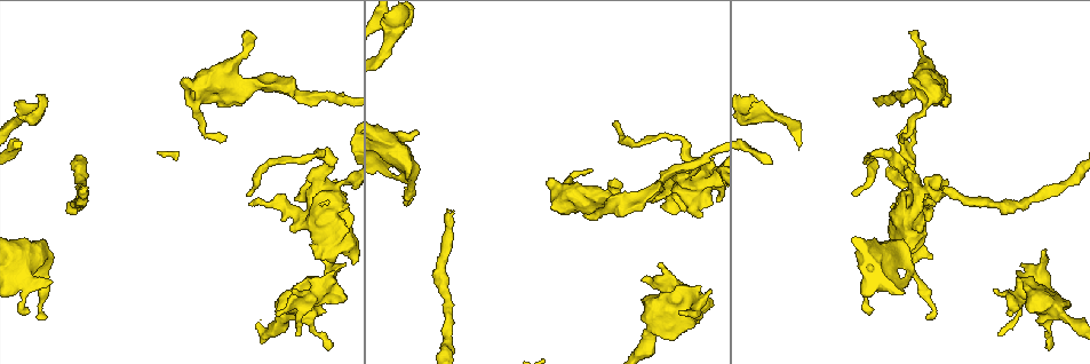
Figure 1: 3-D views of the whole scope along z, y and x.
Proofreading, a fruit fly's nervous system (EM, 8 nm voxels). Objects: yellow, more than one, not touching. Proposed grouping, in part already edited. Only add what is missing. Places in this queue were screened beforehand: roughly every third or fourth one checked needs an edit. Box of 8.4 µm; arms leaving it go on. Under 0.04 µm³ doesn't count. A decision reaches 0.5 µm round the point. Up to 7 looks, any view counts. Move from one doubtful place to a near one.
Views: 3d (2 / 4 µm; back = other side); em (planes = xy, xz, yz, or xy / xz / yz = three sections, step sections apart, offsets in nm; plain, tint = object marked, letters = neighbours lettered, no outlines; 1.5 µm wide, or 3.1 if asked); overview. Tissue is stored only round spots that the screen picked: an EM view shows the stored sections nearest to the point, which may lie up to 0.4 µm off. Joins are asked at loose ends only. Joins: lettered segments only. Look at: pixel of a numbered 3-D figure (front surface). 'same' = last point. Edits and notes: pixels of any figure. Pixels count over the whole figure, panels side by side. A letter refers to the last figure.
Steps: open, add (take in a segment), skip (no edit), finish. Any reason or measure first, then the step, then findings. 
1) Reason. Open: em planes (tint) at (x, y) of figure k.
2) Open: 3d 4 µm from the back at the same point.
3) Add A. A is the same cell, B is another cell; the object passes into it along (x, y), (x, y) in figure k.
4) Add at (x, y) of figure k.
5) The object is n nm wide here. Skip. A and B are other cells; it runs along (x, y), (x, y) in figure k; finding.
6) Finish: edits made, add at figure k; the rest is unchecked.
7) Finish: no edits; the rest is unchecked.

Tapers out. Open: 3d 4 µm at (613, 185) of figure 1.

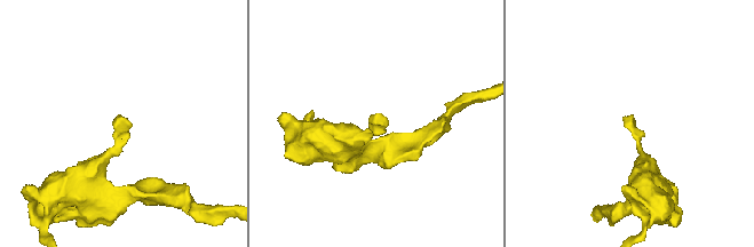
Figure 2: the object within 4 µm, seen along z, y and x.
Need the tissue. Open: em xz step 8 (tint) at (374, 117) of figure 2.

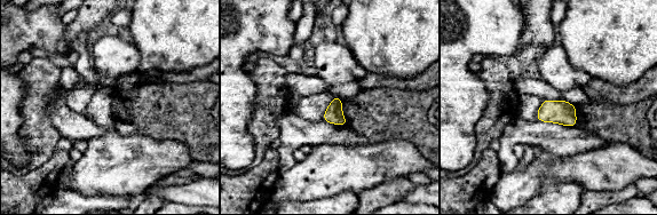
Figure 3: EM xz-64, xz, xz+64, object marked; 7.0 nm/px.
Open: em planes (letters) at the same point.

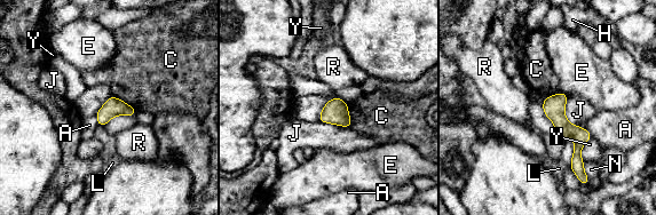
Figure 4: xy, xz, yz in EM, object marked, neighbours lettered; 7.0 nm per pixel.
Skip. A, C, E, H, J, L, N, R and Y are other cells; it runs along (560, 95), (559, 120), (577, 138), (577, 168) in figure 4; none of them fits.

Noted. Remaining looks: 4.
Tapers out. Open: em xy step 8 (plain) at (590, 171) of figure 1.

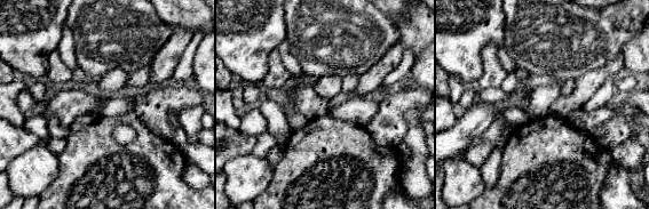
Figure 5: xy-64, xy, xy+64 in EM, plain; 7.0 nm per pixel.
What lies round it. Open: em xy step 8 (letters) at the same point.

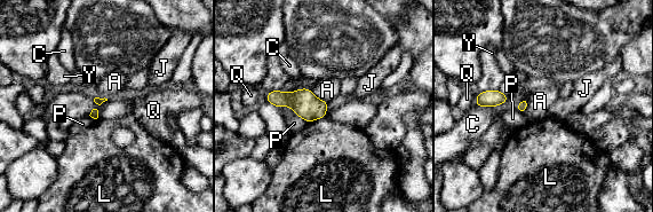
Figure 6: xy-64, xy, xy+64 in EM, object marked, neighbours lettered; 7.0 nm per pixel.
Skip. A, C, J, L, P, Q and Y are other cells; no lettered segment goes on from it.

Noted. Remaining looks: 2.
An open end. Open: em yz step 4 (letters) at (415, 129) of figure 1.

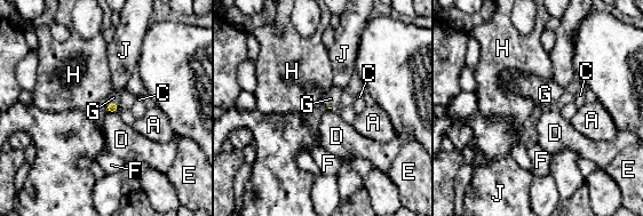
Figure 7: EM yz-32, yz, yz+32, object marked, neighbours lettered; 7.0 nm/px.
Another direction. Open: em planes (letters) at the same point.

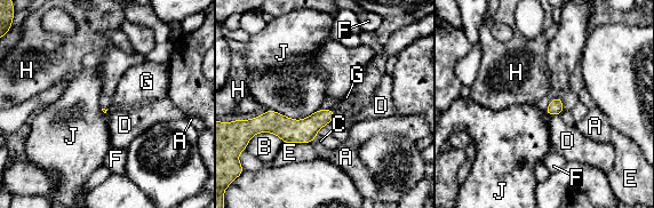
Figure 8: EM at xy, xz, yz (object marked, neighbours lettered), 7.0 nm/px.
Add G. G is the same cell, A, B, C, D, E, F, H and J are other cells; it goes on there.

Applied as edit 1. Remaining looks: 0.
Finish: edits made, add at figure 8; the rest is unchecked.

